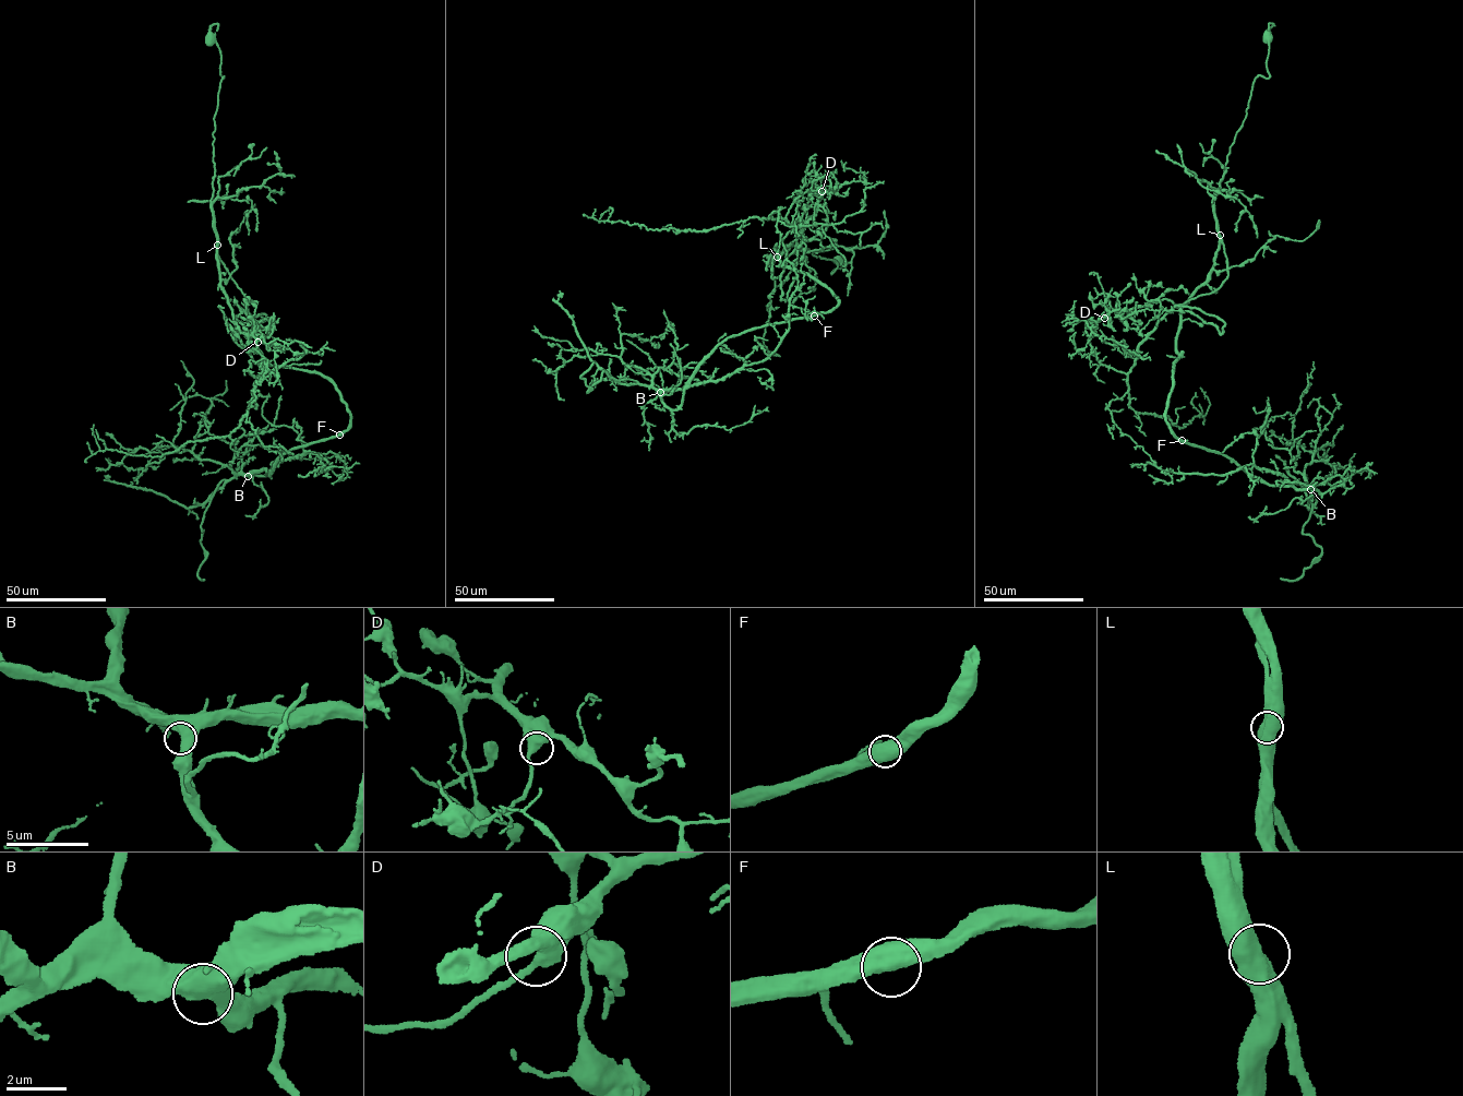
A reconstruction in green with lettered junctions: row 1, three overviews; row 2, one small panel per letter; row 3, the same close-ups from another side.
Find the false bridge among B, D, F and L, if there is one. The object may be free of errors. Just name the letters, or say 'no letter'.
L

